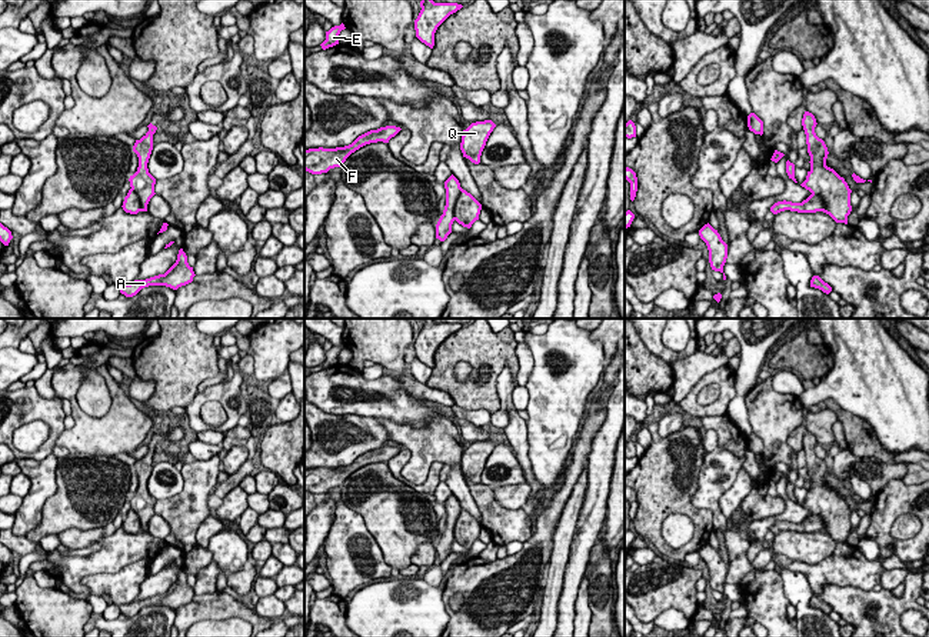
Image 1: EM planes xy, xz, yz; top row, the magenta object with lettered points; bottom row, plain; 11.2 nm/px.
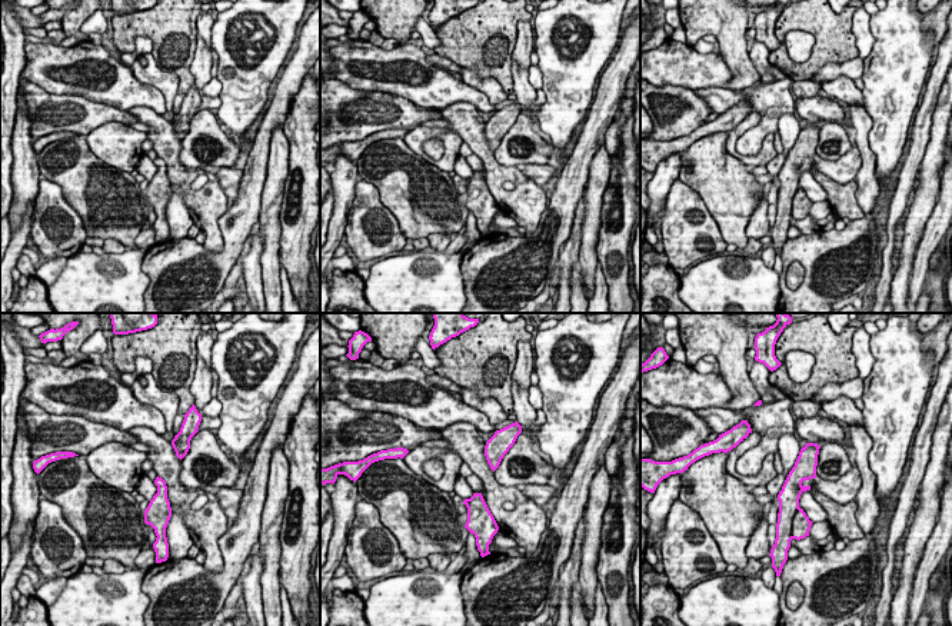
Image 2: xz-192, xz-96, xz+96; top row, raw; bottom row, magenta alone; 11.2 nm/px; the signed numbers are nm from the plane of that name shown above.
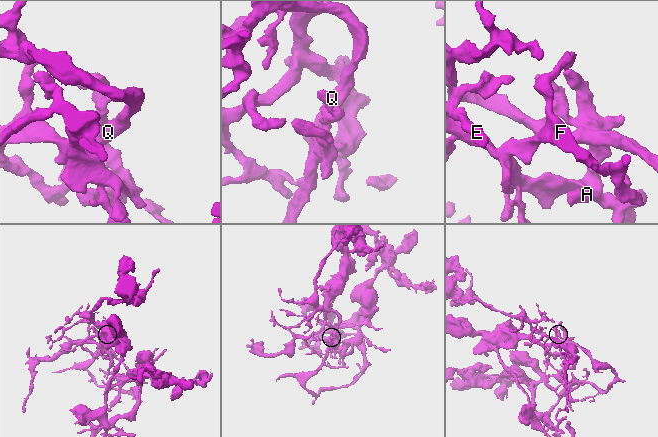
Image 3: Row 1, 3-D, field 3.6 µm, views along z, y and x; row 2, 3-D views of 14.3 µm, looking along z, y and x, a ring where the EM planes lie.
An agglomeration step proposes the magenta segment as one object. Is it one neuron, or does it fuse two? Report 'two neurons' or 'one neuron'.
one neuron

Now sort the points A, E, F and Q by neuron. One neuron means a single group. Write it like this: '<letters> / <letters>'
A E F Q

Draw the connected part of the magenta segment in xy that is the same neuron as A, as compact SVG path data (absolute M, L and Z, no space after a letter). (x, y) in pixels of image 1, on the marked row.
M183 249L179 250L176 263L164 273L146 280L134 280L130 284L119 286L120 293L126 297L136 296L141 289L149 286L166 286L173 290L177 290L182 286L186 286L193 281L194 277L193 267L187 263L187 256Z

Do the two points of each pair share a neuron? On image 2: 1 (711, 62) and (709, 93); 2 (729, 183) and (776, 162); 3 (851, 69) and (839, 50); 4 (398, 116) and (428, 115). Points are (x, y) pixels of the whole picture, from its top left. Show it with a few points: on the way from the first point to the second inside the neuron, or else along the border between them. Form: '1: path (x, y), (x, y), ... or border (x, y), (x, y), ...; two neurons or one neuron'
1: border (725, 86), (698, 87), (695, 90); two neurons
2: border (755, 176), (762, 185); two neurons
3: border (856, 56), (848, 60), (828, 62), (815, 76); two neurons
4: path (405, 115), (420, 115); one neuron

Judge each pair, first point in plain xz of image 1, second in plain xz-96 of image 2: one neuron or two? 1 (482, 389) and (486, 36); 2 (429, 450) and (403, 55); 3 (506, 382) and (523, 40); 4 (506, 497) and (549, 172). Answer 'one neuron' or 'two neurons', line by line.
1: one neuron
2: two neurons
3: one neuron
4: one neuron

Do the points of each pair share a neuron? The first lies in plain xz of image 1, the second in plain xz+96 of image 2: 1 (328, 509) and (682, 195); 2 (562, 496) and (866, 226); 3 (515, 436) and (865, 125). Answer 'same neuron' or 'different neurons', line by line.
1: different neurons
2: same neuron
3: same neuron

